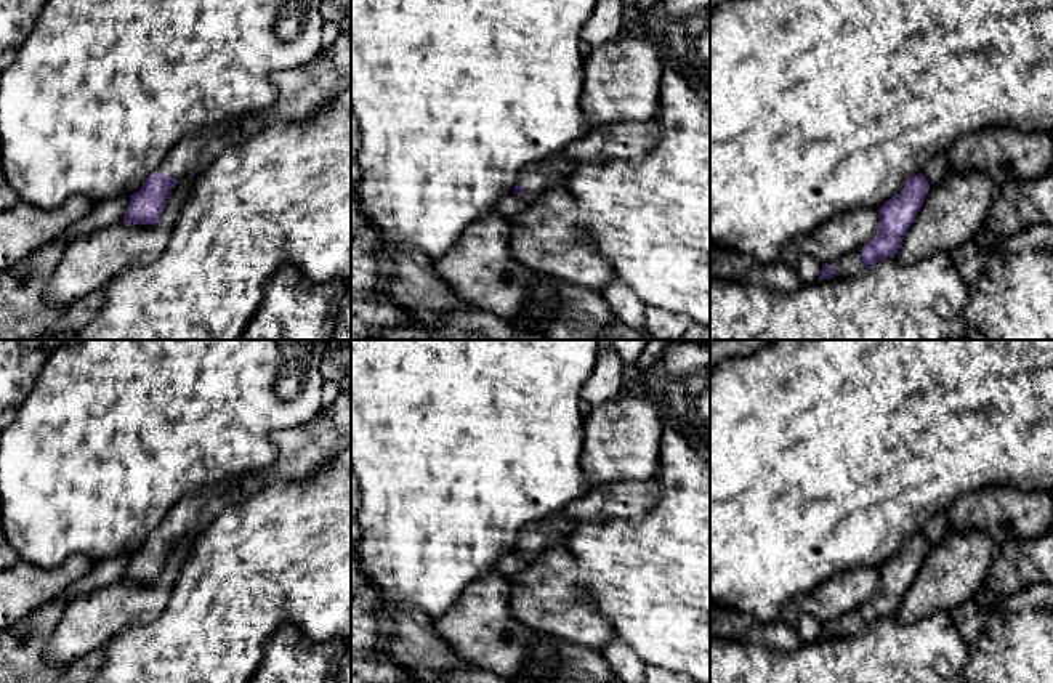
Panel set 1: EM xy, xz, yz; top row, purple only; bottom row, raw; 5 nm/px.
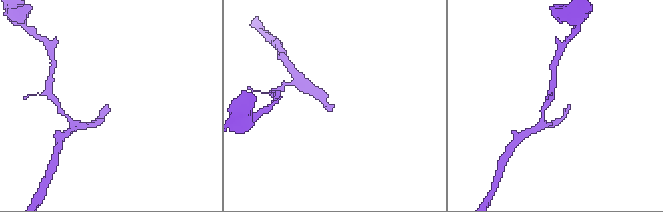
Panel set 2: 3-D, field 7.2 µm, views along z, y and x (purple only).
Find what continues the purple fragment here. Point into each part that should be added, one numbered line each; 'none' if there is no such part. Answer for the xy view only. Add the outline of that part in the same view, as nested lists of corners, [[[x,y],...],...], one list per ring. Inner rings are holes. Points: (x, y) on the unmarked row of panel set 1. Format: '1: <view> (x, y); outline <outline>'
1: xy (302, 449); outline [[[340,391],[335,402],[309,423],[280,430],[274,443],[279,452],[268,468],[189,494],[157,531],[180,540],[202,531],[226,505],[239,503],[274,481],[309,479],[324,462],[351,447],[351,391]]]

